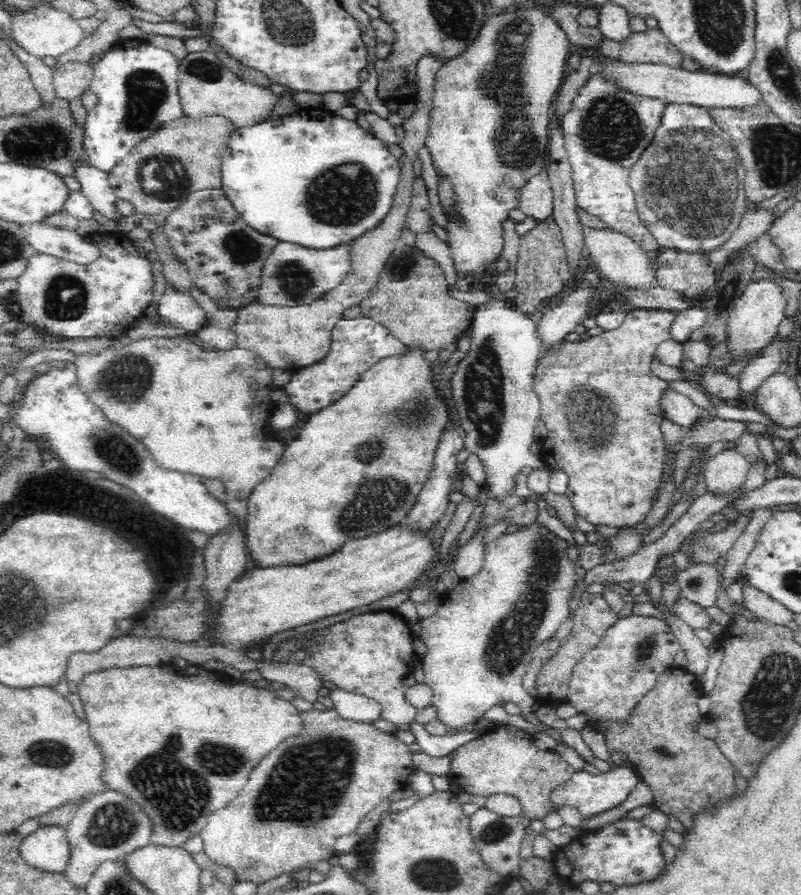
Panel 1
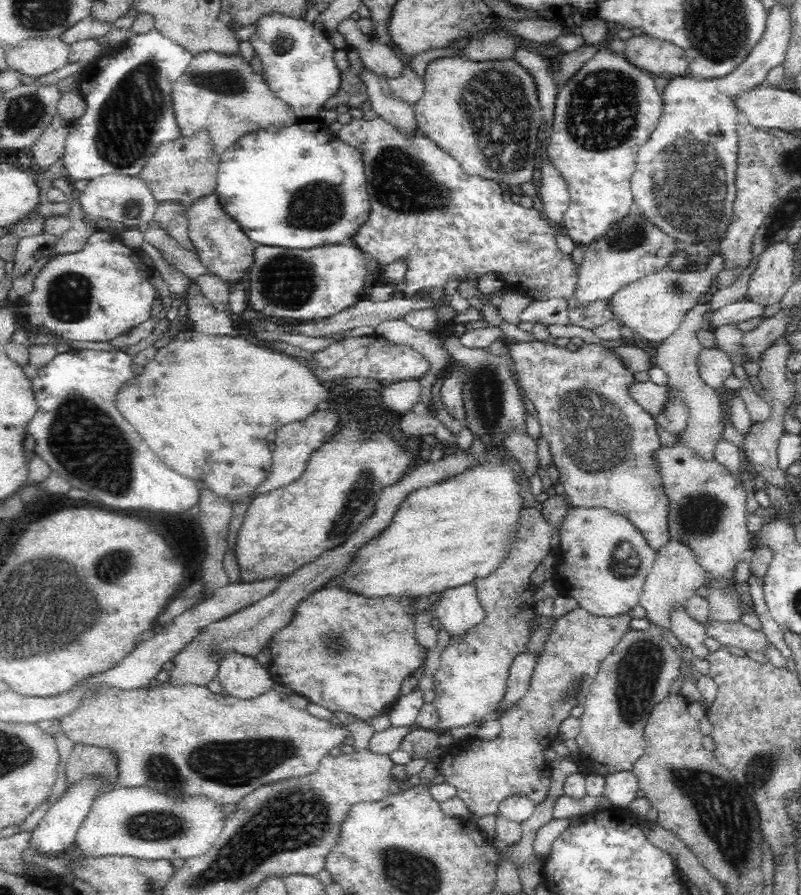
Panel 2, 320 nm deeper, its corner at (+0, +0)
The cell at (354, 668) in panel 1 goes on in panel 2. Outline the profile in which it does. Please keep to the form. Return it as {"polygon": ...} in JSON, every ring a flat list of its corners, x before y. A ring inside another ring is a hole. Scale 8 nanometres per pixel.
{"polygon":[[331,580,298,606,290,624,273,636,268,648,272,661,268,670,275,683,302,694,310,702,331,711,352,714,357,720,369,722,387,714,400,696,402,682,424,666,428,650,415,638,415,618,408,608,420,598,366,598,340,590]]}

